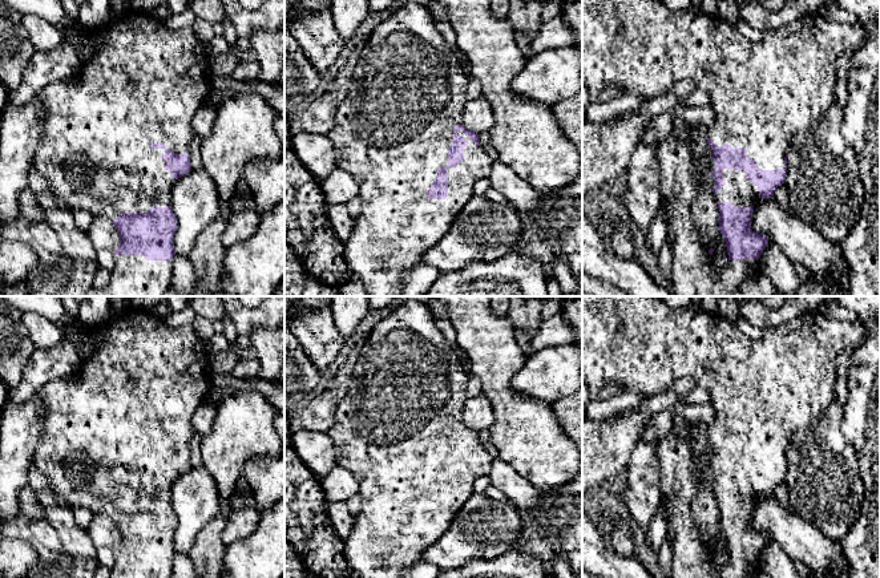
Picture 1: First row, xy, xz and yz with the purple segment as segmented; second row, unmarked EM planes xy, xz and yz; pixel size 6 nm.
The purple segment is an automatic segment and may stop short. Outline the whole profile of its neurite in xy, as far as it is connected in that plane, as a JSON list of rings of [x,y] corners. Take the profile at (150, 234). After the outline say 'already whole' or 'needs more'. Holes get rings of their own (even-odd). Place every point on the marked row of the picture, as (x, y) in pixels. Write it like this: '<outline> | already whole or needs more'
[[[133,13],[121,17],[114,24],[108,24],[105,28],[98,28],[90,32],[82,32],[90,36],[97,36],[98,43],[93,45],[93,54],[81,66],[73,82],[60,80],[51,82],[40,89],[35,101],[40,102],[45,110],[44,128],[37,144],[32,167],[47,181],[55,199],[70,211],[82,209],[93,217],[104,217],[113,222],[121,235],[121,243],[114,251],[114,268],[110,282],[100,290],[90,288],[85,296],[164,296],[173,284],[173,258],[175,255],[174,235],[177,230],[177,218],[171,209],[171,189],[178,178],[191,171],[189,146],[193,140],[191,120],[194,114],[205,105],[207,96],[213,88],[209,81],[211,73],[213,58],[210,57],[206,45],[199,41],[194,28],[183,28],[170,31],[158,21],[152,13]]] | needs more

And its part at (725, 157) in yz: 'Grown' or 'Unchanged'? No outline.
Grown

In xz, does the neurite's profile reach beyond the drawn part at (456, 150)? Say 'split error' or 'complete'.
split error

